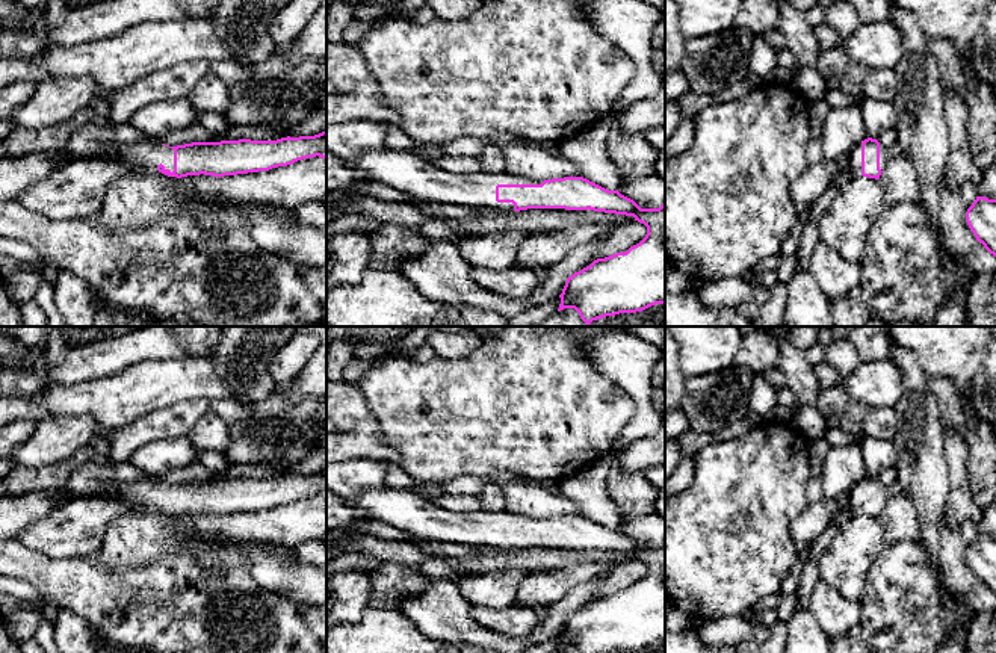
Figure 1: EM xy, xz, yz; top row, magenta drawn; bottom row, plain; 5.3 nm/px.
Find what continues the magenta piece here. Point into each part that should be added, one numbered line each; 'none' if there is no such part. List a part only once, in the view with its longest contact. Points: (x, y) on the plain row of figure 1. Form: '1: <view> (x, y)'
1: xz (417, 516)

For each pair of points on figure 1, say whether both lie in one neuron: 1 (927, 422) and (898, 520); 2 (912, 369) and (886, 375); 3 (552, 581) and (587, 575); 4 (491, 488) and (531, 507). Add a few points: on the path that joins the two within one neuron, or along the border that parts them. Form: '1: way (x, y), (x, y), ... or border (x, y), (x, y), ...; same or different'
1: border (901, 492), (913, 504), (922, 528); different
2: border (890, 358), (903, 375), (903, 396), (895, 407); different
3: way (561, 581), (578, 575); same
4: border (502, 485), (505, 508); different

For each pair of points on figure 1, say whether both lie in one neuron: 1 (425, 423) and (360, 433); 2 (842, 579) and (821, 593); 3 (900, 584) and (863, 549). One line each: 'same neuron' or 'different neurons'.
1: different neurons
2: different neurons
3: different neurons

